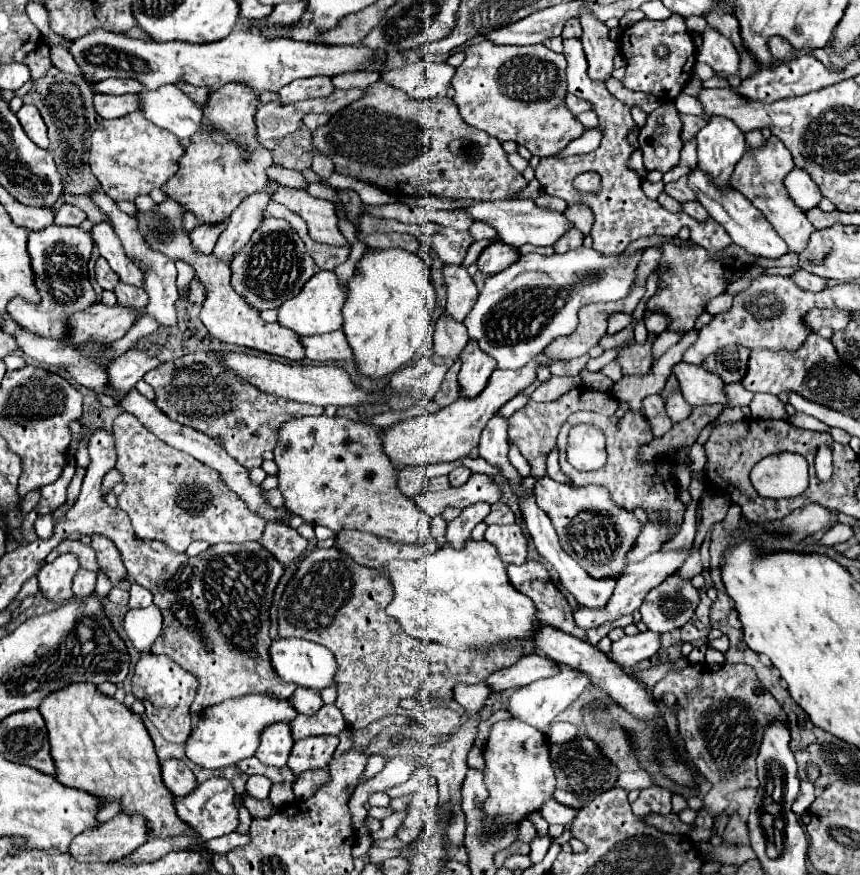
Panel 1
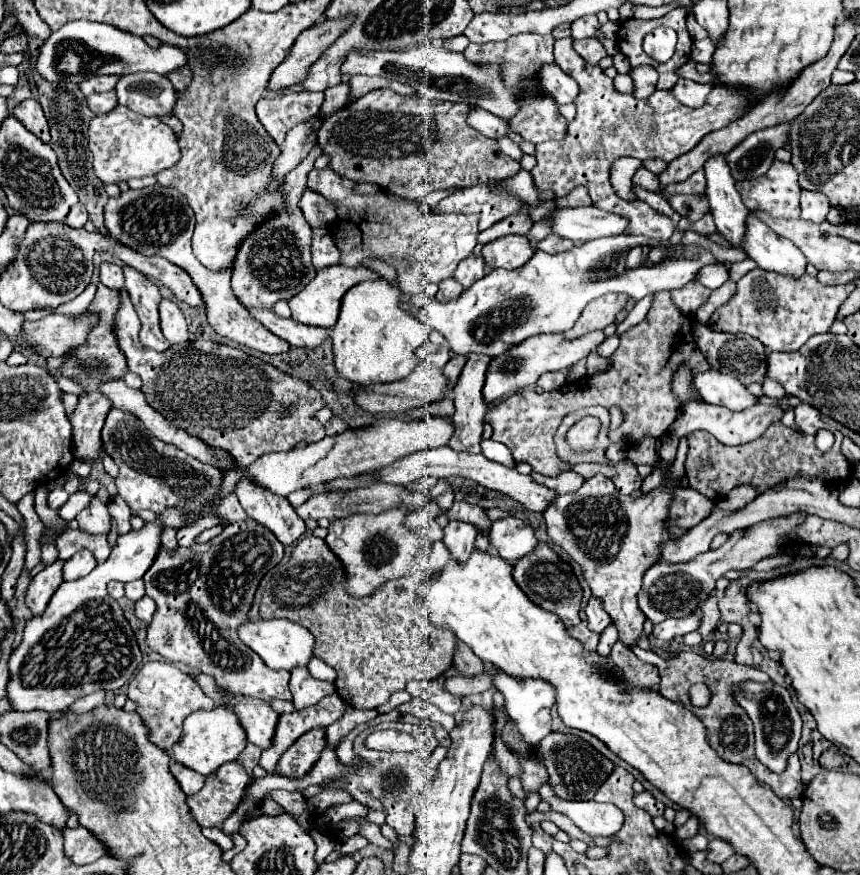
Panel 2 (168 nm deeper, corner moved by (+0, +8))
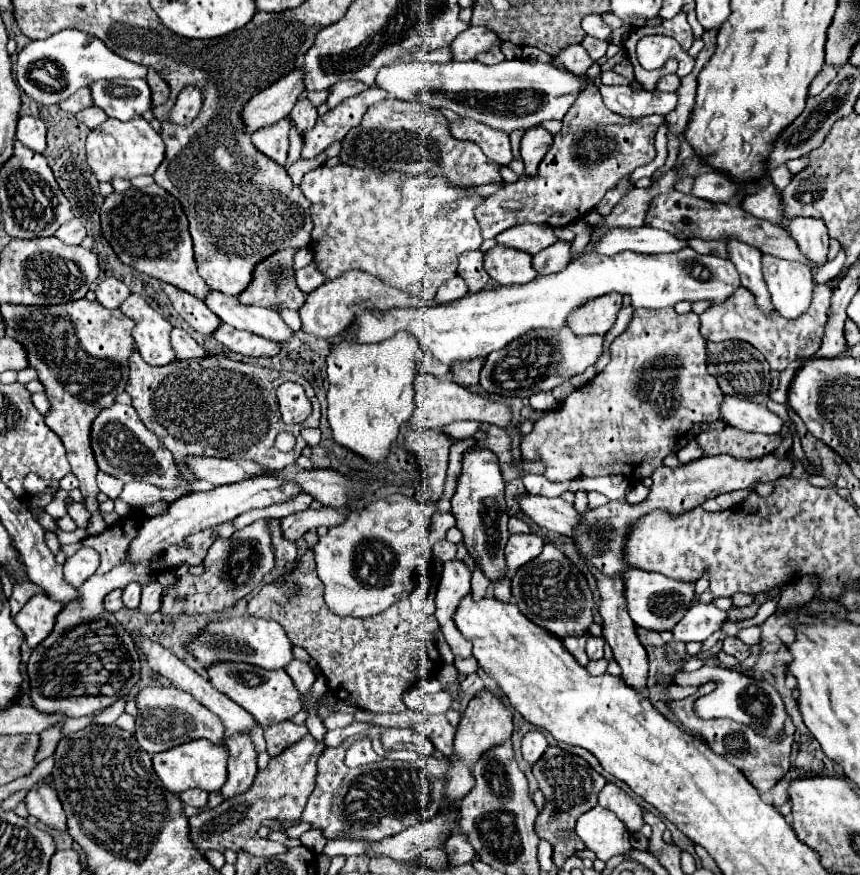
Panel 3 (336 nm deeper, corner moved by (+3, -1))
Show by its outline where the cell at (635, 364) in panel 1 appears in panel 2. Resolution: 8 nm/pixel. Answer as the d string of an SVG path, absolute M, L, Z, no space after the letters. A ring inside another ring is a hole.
M727 280L721 288L713 290L709 296L709 302L703 304L693 318L683 316L671 302L668 291L657 292L654 295L653 306L649 308L645 320L627 332L621 334L619 348L611 356L611 368L595 374L585 376L573 384L565 384L559 390L537 394L531 388L523 388L521 392L513 394L511 398L503 400L495 410L487 414L487 420L495 426L495 440L507 444L511 448L511 454L517 462L529 462L535 472L543 476L557 476L561 474L567 464L563 464L555 452L553 444L553 432L557 430L561 418L567 412L579 410L583 406L621 406L625 412L625 422L621 428L613 434L609 434L611 442L631 438L633 444L639 442L643 436L663 436L671 422L677 418L679 404L675 402L675 396L671 394L671 376L677 370L677 362L687 362L693 368L693 374L699 370L707 370L709 364L699 352L699 348L692 335L693 322L705 322L715 312L715 308L729 302L735 294L737 284L733 280Z

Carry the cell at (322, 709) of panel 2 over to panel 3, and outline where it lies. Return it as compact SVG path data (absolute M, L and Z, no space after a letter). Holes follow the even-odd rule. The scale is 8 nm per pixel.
M282 721L278 725L272 725L264 731L266 743L268 743L268 753L270 757L282 753L288 745L300 741L304 735L308 735L306 725L296 725L292 721Z

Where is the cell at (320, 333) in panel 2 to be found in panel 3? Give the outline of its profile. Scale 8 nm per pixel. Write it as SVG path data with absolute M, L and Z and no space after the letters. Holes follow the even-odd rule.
M208 291L204 303L214 315L218 315L220 321L228 323L234 329L244 329L278 343L292 337L292 329L286 327L278 311L242 305L236 297L228 297L220 291Z

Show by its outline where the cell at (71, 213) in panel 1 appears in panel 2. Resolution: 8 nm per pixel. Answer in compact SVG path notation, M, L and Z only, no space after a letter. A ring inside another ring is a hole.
M81 204L71 206L65 222L67 222L69 226L73 226L73 228L83 228L83 224L87 222L87 210L85 210Z

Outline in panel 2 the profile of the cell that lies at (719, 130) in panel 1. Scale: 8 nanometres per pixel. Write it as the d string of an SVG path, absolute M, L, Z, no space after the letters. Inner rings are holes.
M725 154L711 156L705 162L703 170L707 178L705 196L711 206L715 226L725 238L731 238L733 246L741 246L741 238L745 232L745 218L749 210L743 204L741 194L735 190L735 180L731 176L731 168L725 160Z

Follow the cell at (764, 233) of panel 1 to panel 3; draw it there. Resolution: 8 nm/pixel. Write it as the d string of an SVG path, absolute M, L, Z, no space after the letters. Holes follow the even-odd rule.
M762 255L764 279L768 283L772 303L784 319L798 319L812 301L812 271L798 261L784 261Z

